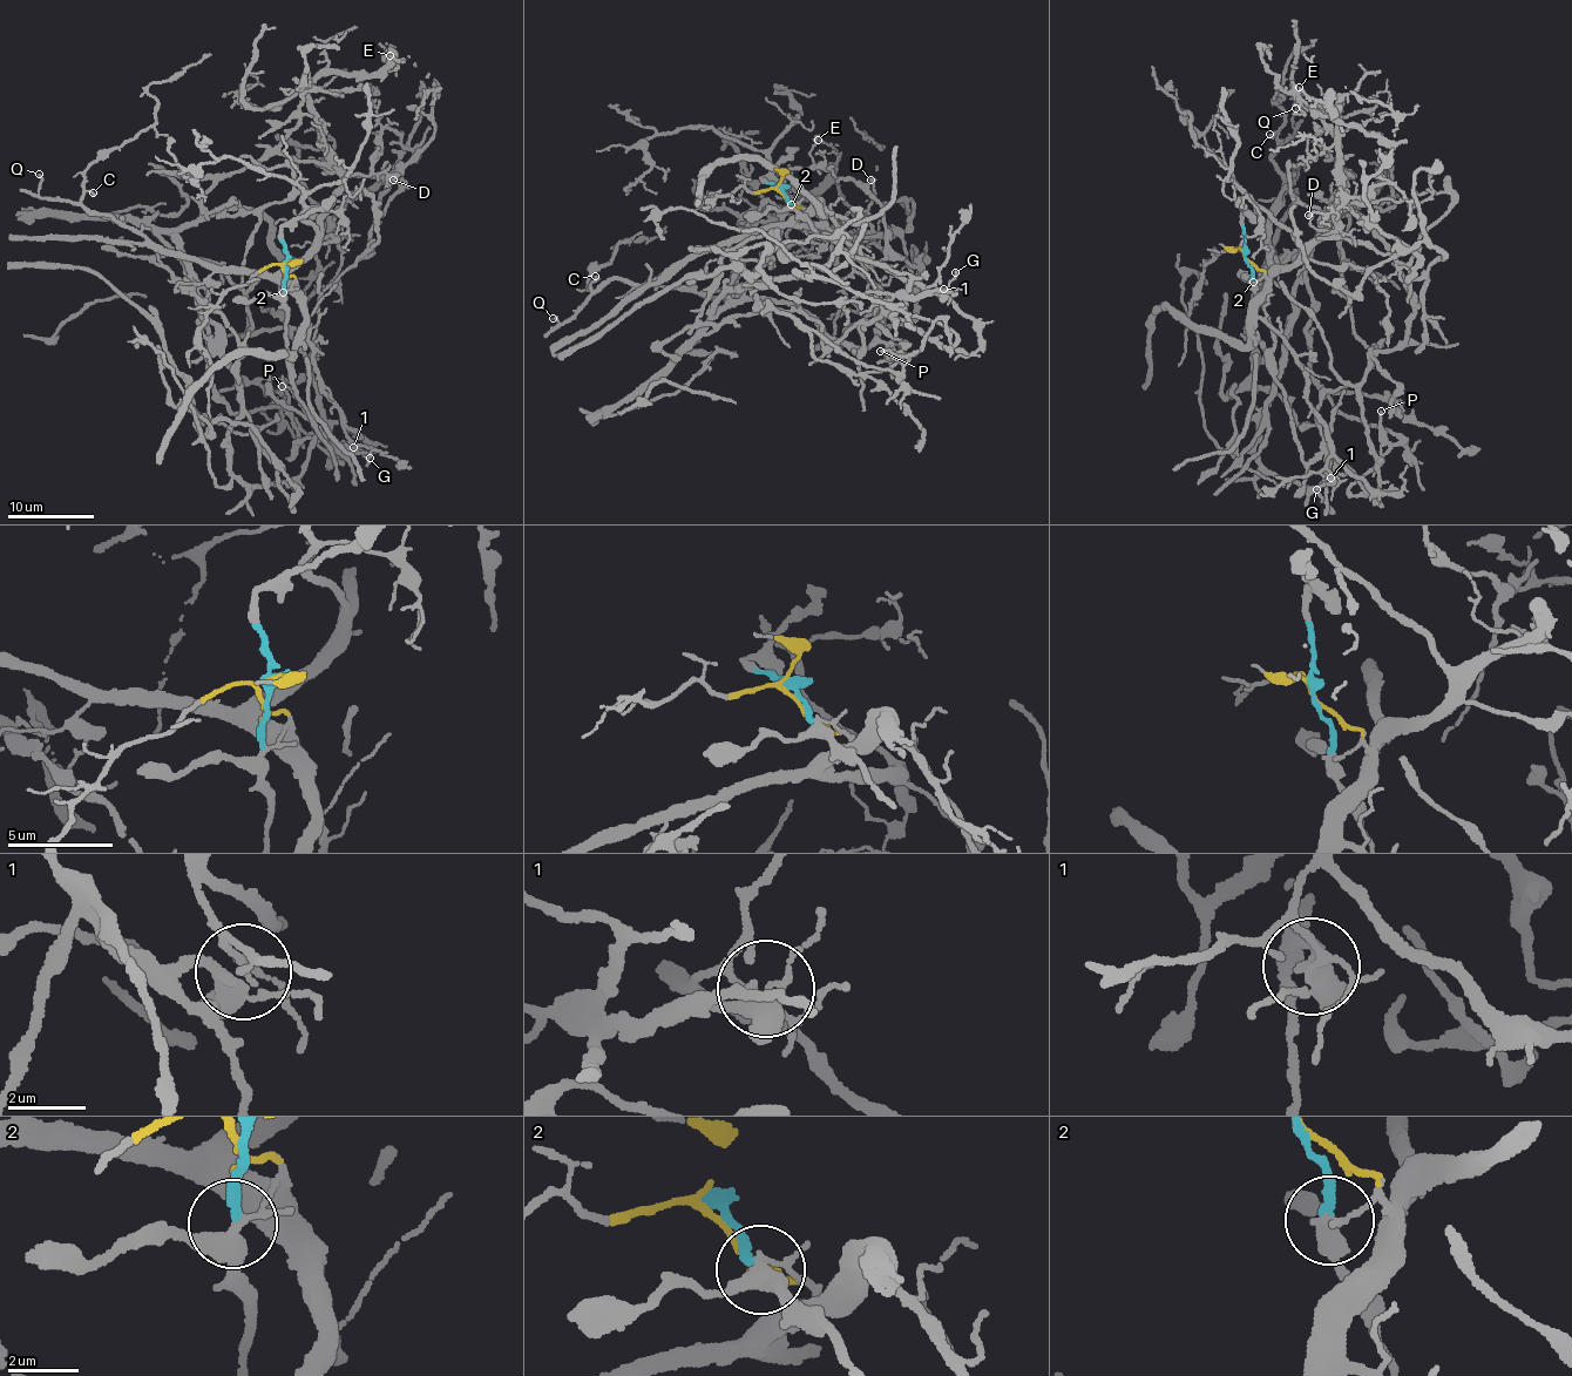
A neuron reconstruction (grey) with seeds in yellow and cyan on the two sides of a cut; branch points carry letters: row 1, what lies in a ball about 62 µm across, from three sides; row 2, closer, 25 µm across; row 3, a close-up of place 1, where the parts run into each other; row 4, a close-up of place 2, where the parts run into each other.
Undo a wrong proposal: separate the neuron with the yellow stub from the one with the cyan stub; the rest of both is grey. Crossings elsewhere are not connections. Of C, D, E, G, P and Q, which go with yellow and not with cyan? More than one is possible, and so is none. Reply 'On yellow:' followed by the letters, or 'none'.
On yellow: C, D, E, G, Q

